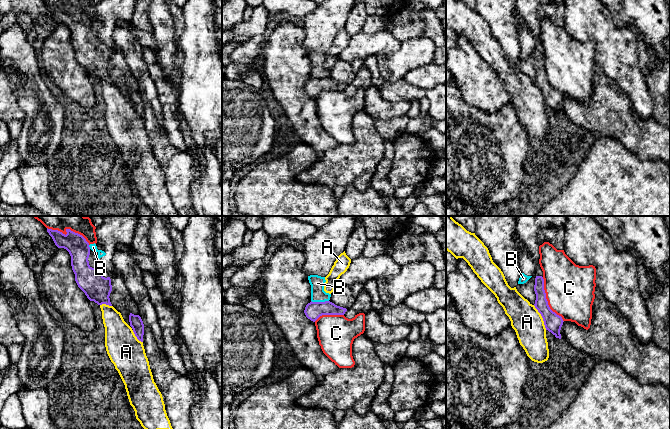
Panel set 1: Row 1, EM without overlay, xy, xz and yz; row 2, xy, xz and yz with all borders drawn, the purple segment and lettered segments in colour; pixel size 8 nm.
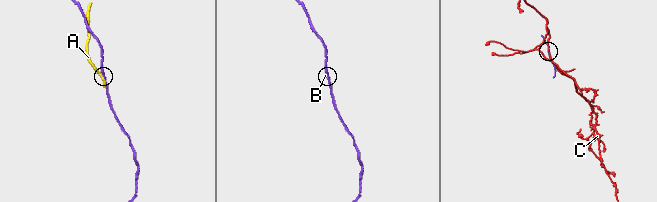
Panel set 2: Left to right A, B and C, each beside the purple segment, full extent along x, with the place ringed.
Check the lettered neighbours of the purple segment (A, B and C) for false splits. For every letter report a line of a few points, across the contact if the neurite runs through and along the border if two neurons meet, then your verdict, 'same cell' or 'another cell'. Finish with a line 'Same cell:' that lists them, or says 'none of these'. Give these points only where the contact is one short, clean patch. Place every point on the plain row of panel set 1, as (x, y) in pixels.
A: another cell
B: another cell
C: another cell
Same cell: none of these

